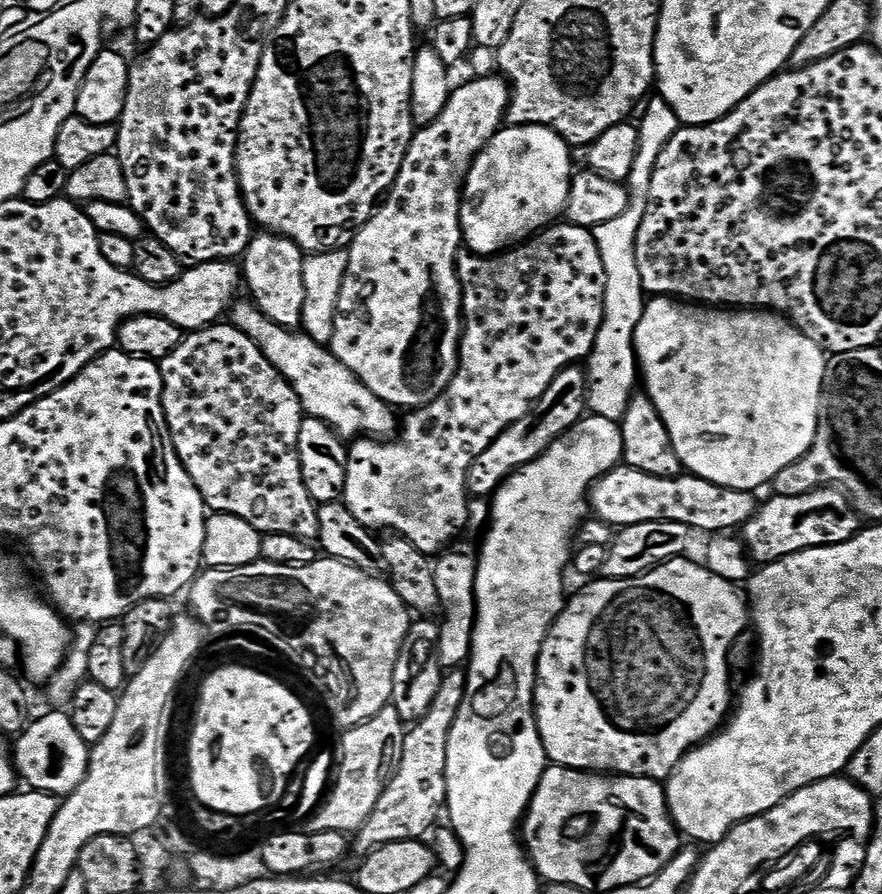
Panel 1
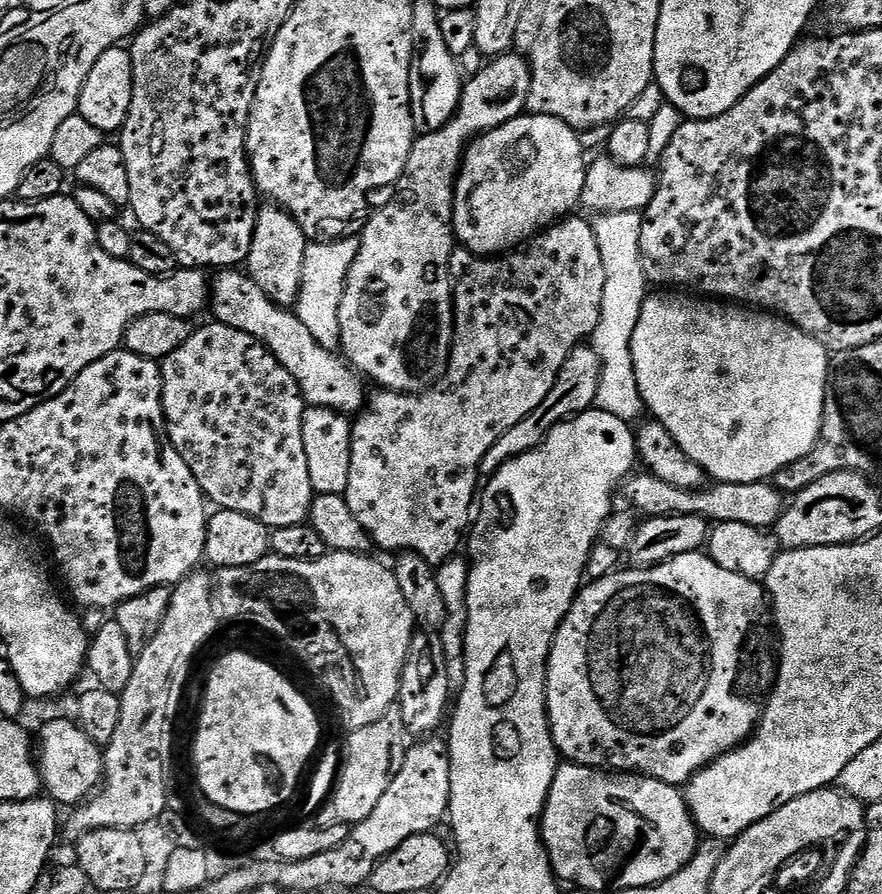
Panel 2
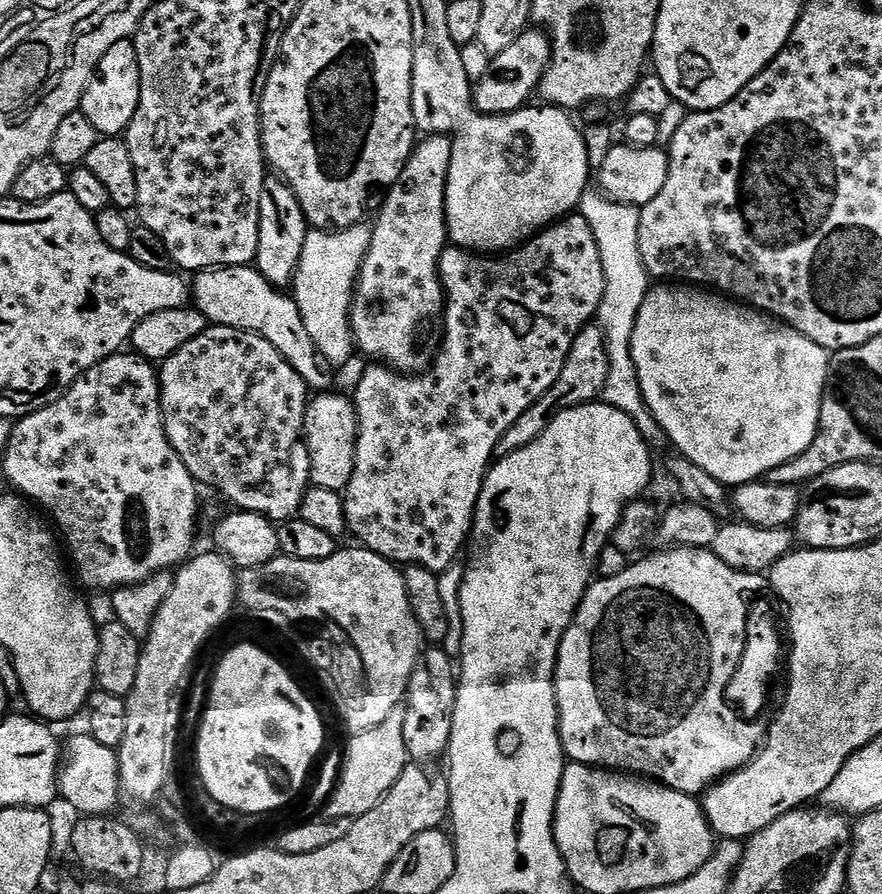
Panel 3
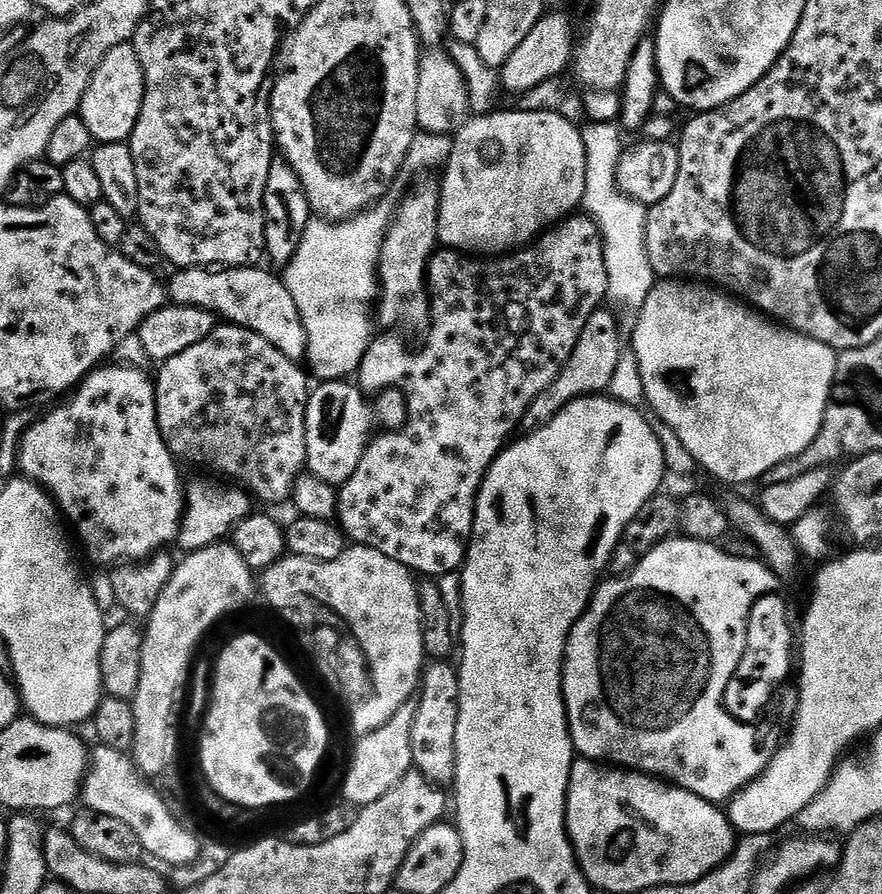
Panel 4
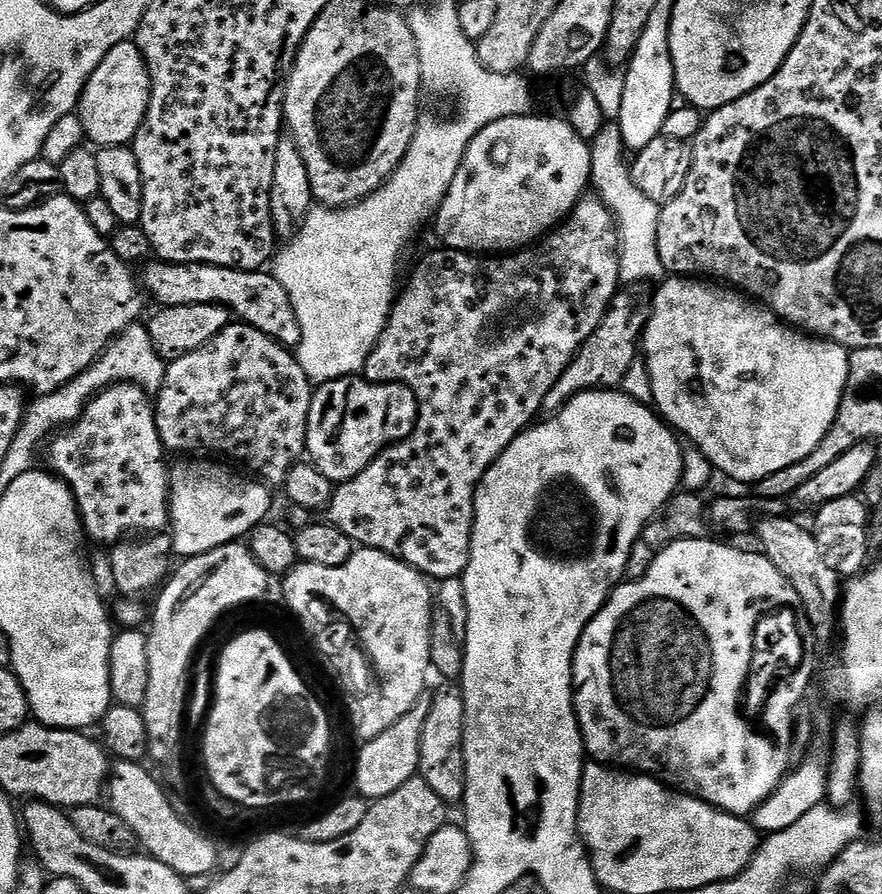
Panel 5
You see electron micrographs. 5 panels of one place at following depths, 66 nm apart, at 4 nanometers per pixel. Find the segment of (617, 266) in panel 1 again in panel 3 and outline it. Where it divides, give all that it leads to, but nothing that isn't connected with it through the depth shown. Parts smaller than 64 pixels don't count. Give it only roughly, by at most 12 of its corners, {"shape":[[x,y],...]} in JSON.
{"shape":[[590,190],[578,212],[604,267],[598,323],[610,374],[603,403],[649,445],[669,439],[646,406],[632,357],[650,291],[640,211]]}

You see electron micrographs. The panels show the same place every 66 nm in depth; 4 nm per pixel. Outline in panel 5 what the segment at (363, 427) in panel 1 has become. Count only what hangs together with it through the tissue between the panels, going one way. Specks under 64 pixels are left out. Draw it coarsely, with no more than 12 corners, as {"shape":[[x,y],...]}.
{"shape":[[143,265],[157,305],[220,304],[285,346],[299,328],[268,270]]}

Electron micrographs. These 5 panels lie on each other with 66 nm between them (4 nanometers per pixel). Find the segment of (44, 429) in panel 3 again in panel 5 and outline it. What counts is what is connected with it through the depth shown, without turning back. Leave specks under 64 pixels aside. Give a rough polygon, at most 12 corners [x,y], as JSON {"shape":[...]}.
{"shape":[[111,384],[51,437],[89,541],[168,523],[149,395]]}

